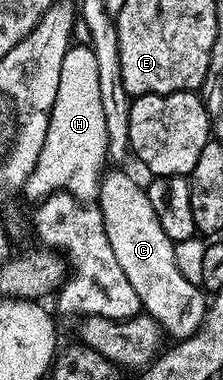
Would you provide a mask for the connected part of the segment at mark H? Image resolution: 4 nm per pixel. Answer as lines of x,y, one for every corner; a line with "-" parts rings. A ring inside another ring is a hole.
92,62
81,72
65,70
58,82
58,94
54,98
42,154
38,154
38,162
24,183
23,195
36,202
54,192
66,191
78,200
95,201
100,195
100,181
105,175
107,160
106,114
102,114
98,66

